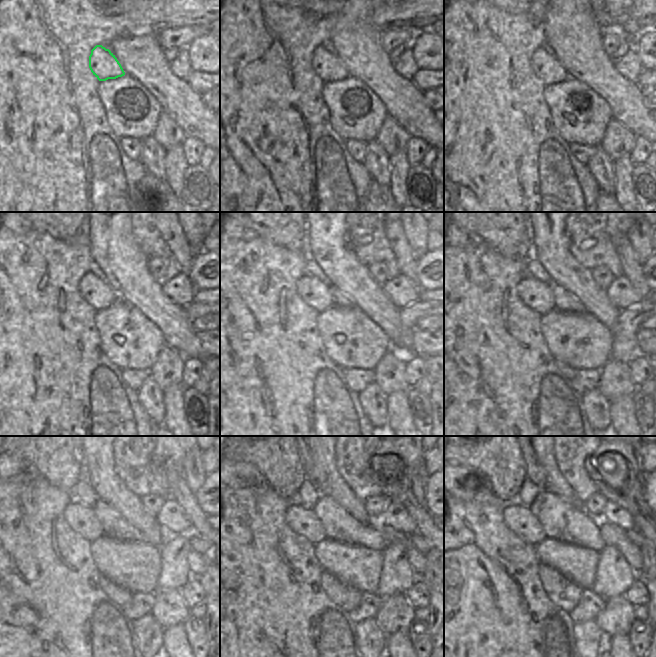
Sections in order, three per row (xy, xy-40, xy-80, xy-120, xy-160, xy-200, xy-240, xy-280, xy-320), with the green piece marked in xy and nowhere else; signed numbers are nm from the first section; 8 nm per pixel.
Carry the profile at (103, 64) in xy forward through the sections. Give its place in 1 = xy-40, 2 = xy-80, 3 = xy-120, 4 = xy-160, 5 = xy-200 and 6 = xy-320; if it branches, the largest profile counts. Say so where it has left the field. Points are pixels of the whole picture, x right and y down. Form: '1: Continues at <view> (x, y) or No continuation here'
1: Continues at xy-40 (328, 67)
2: Continues at xy-80 (546, 67)
3: Continues at xy-120 (98, 293)
4: Continues at xy-160 (317, 294)
5: Continues at xy-200 (537, 295)
6: Continues at xy-320 (518, 518)

